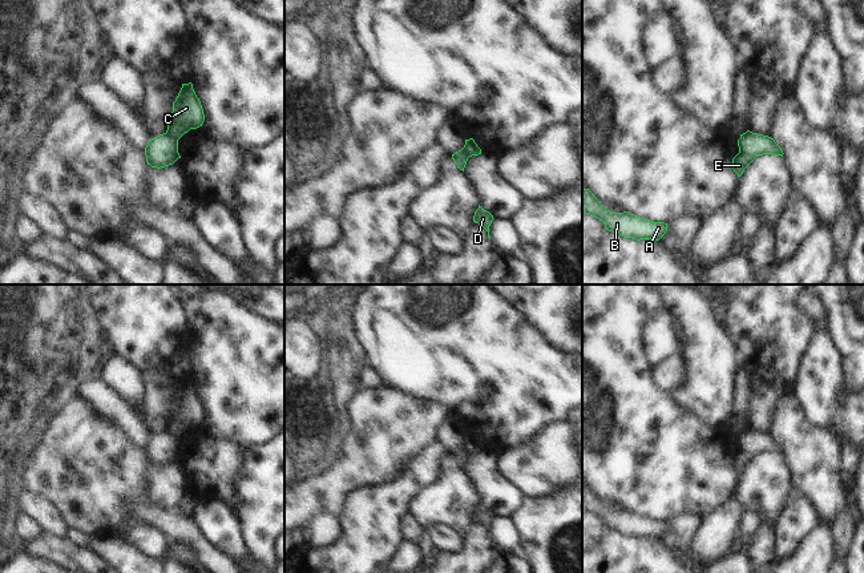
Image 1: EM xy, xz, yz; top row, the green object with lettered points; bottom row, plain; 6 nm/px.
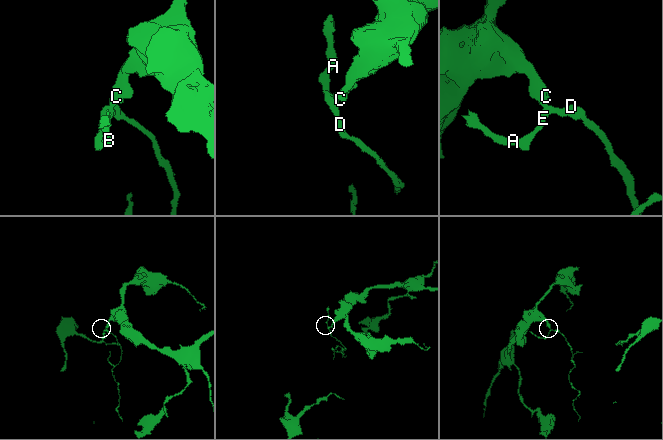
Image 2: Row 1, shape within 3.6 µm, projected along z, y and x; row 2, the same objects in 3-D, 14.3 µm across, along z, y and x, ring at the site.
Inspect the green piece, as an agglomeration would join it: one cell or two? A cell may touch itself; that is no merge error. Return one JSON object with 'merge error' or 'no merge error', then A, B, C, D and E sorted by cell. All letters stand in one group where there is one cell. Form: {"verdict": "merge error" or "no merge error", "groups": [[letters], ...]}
{"verdict": "merge error", "groups": [["A", "B", "D", "E"], ["C"]]}

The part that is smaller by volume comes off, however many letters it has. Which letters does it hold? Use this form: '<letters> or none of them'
A, B, D, E

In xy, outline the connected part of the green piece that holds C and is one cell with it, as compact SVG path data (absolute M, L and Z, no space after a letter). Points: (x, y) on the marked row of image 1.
M182 84L179 93L173 102L173 112L170 114L166 134L179 140L190 129L202 126L203 121L203 109L193 89L193 84Z

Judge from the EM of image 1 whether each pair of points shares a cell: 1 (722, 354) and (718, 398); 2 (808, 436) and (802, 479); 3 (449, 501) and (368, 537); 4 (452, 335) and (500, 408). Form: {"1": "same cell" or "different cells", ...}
{"1": "same cell", "2": "same cell", "3": "different cells", "4": "same cell"}

